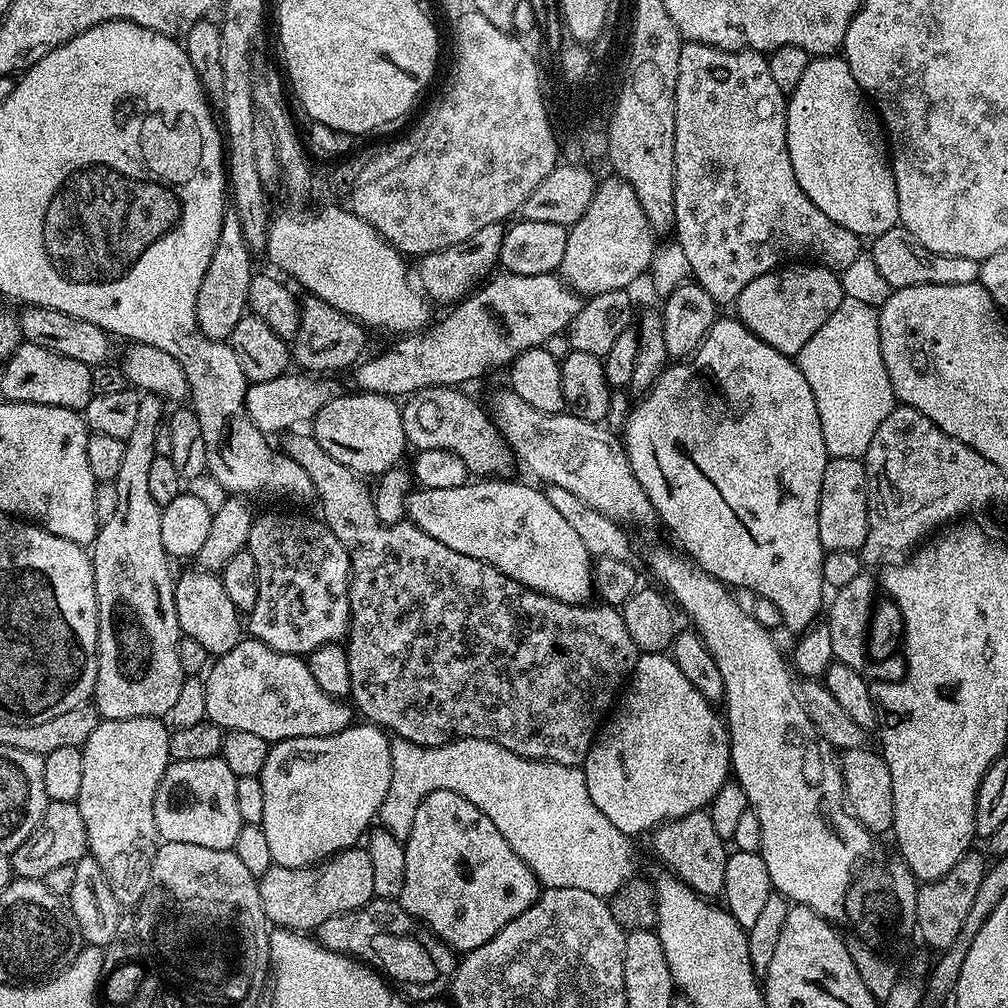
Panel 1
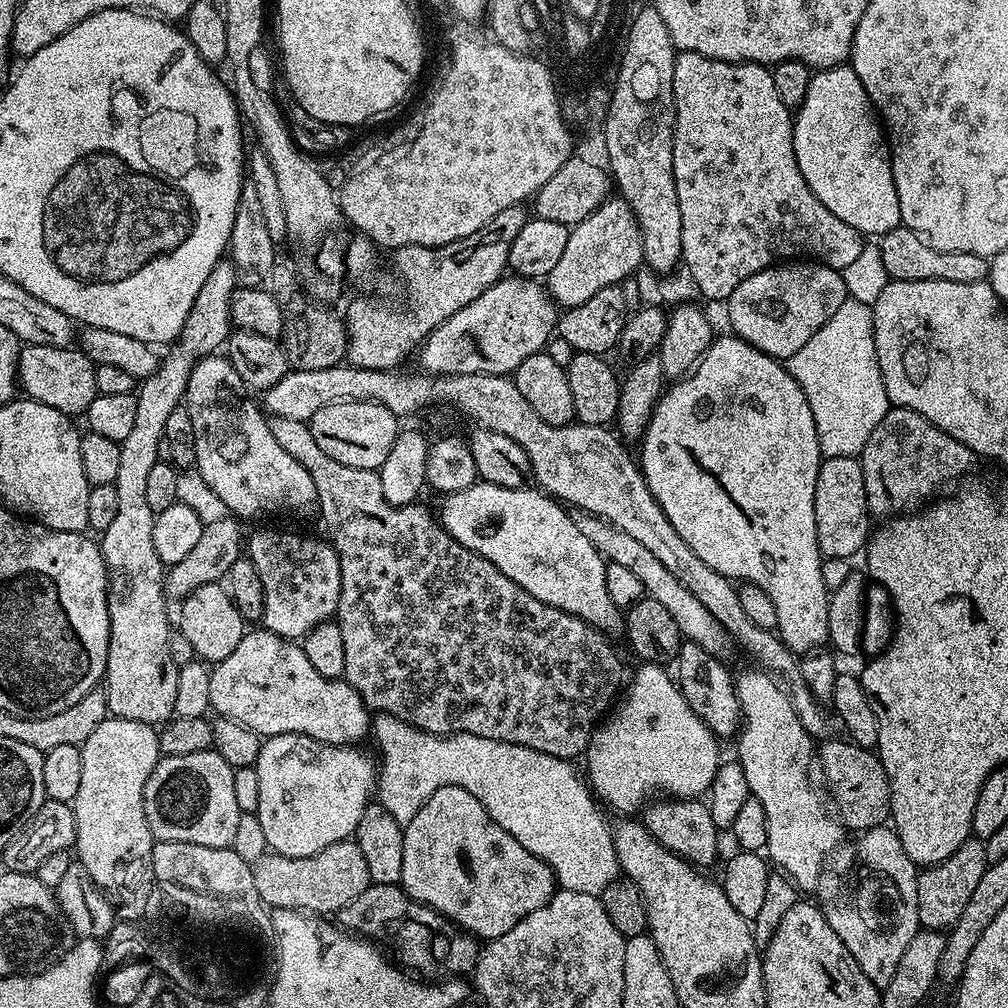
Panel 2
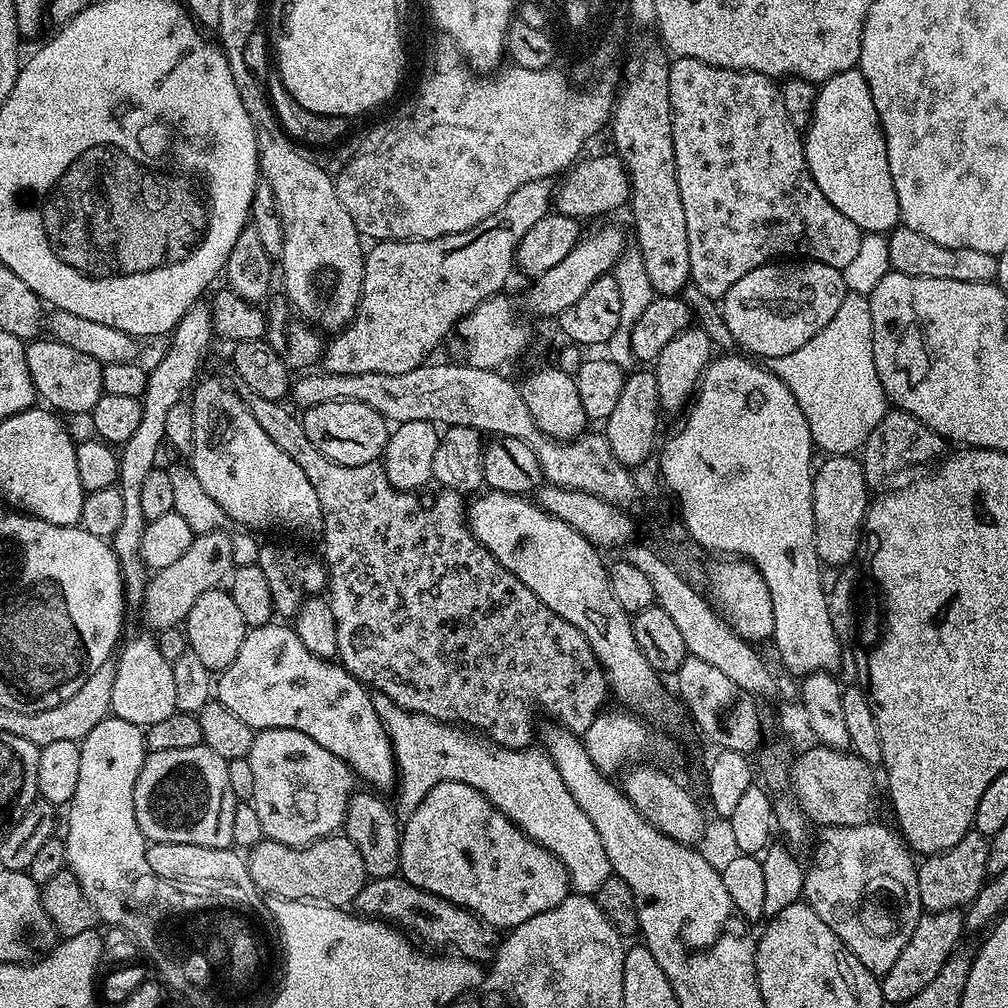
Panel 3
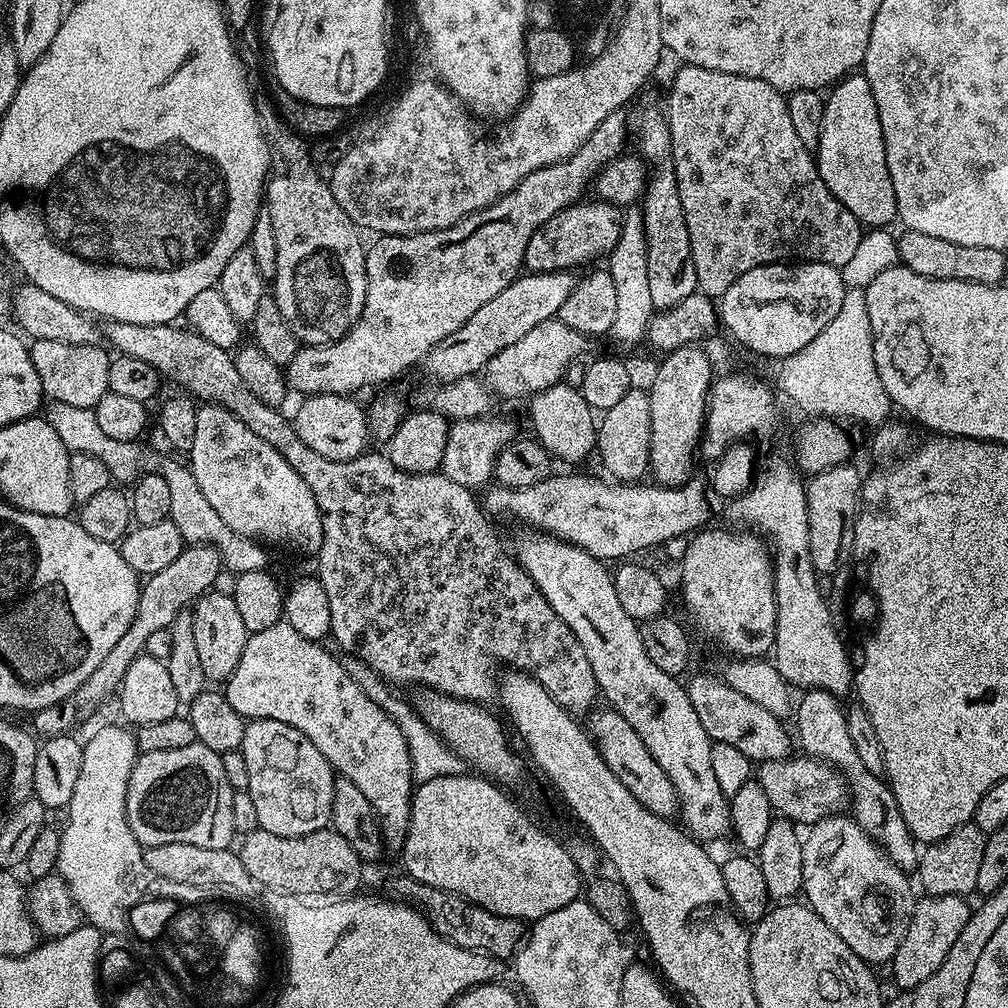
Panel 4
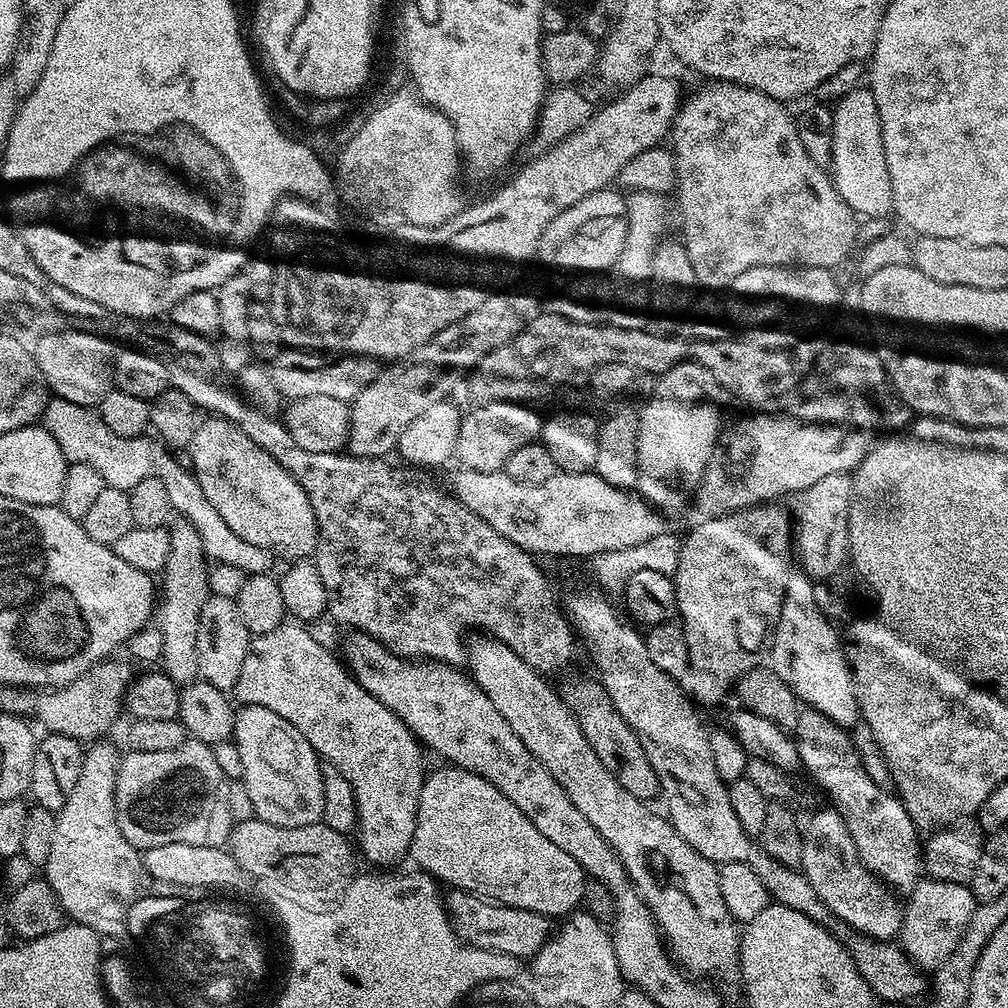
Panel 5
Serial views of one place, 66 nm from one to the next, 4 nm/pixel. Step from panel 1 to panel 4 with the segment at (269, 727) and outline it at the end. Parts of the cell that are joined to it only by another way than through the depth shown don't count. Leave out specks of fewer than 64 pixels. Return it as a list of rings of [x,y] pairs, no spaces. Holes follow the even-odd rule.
[[[281,622],[269,626],[267,630],[258,630],[245,639],[242,658],[236,660],[234,674],[230,674],[222,691],[224,697],[238,710],[245,721],[270,718],[278,722],[286,722],[294,726],[332,764],[339,775],[350,778],[362,795],[370,801],[370,806],[376,812],[376,819],[380,822],[380,835],[384,837],[384,846],[389,853],[399,853],[404,846],[404,839],[408,833],[410,810],[412,809],[412,793],[414,791],[414,777],[410,766],[410,750],[406,750],[406,738],[402,738],[402,730],[392,721],[383,710],[346,674],[343,663],[335,660],[324,649],[323,643],[302,638],[294,626]]]

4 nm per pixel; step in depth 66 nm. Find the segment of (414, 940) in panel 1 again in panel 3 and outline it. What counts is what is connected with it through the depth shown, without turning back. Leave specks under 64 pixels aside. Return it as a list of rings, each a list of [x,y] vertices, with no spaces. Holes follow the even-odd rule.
[[[399,874],[365,882],[360,893],[356,895],[354,908],[361,916],[382,920],[403,930],[409,937],[432,950],[447,950],[463,956],[466,960],[477,962],[491,961],[496,955],[497,929],[477,918],[470,910],[459,908],[446,898],[414,886]]]

